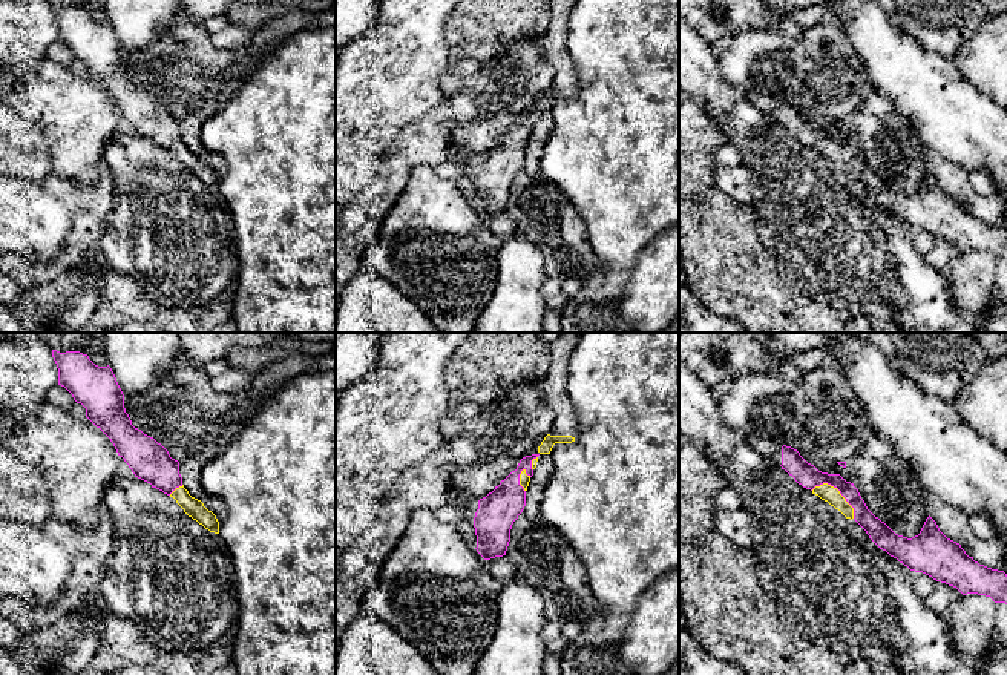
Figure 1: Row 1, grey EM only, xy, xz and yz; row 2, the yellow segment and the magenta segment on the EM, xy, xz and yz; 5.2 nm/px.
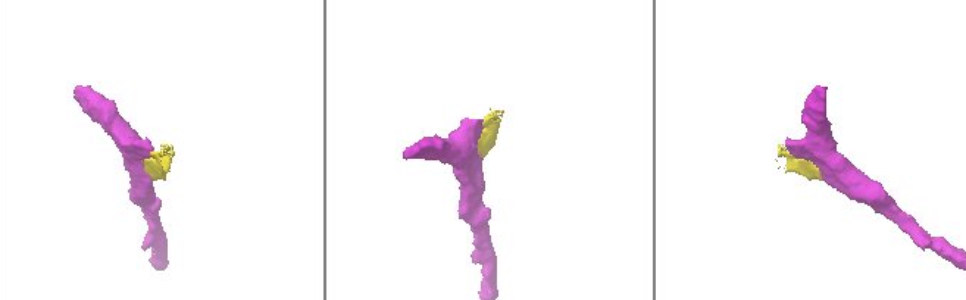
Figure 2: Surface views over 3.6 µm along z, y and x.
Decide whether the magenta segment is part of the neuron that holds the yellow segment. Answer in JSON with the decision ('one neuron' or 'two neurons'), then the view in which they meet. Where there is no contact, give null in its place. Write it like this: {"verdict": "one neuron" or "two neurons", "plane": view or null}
{"verdict": "one neuron", "plane": "yz"}

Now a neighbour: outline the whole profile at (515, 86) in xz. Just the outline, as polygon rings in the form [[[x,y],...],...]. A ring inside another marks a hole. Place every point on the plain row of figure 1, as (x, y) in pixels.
[[[524,41],[490,72],[483,92],[475,97],[475,115],[452,129],[451,143],[480,156],[517,126],[526,112],[540,110],[538,103],[550,89],[553,68],[538,41]]]

